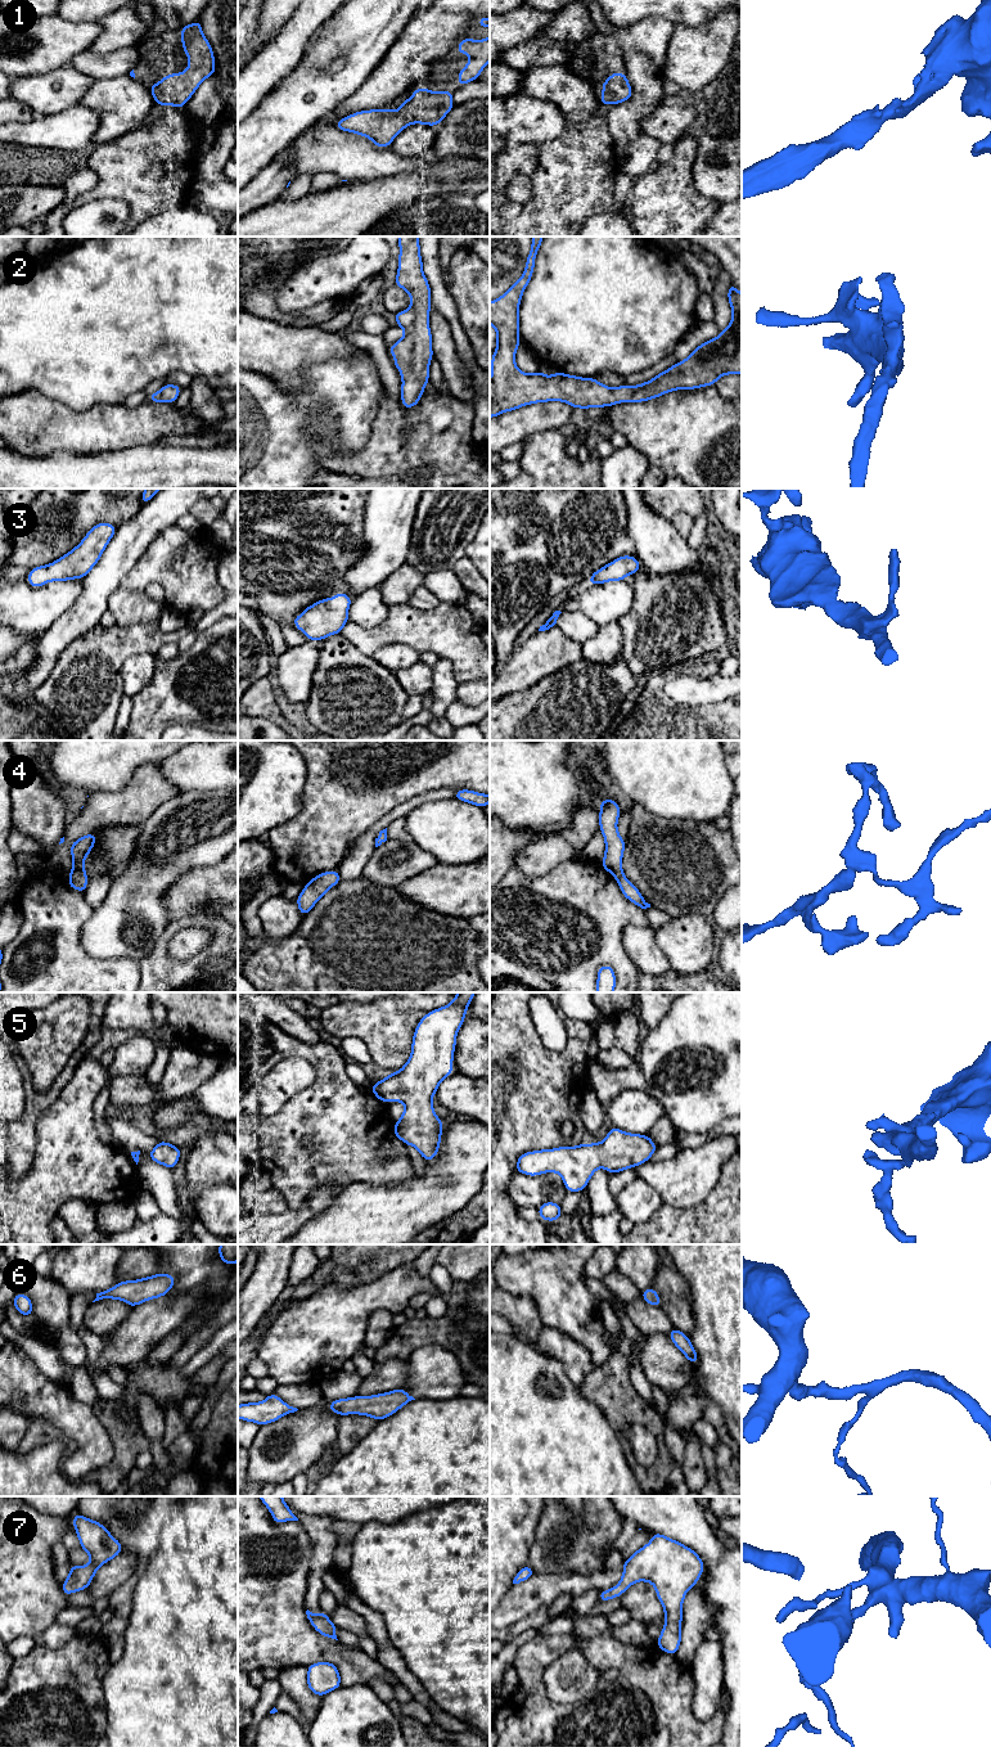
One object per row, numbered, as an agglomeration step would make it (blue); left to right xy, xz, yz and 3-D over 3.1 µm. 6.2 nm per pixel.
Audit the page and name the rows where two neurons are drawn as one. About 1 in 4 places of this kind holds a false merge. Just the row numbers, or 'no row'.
no row

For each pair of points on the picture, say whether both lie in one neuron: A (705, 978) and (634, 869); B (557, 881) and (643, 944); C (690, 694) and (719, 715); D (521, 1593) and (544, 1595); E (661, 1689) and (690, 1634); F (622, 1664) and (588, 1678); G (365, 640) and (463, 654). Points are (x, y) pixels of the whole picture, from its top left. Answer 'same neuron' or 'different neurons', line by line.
A: different neurons
B: different neurons
C: different neurons
D: same neuron
E: different neurons
F: different neurons
G: same neuron

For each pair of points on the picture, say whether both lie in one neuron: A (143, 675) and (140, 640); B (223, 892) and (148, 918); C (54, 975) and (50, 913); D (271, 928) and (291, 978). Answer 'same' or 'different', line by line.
A: different
B: different
C: same
D: different

